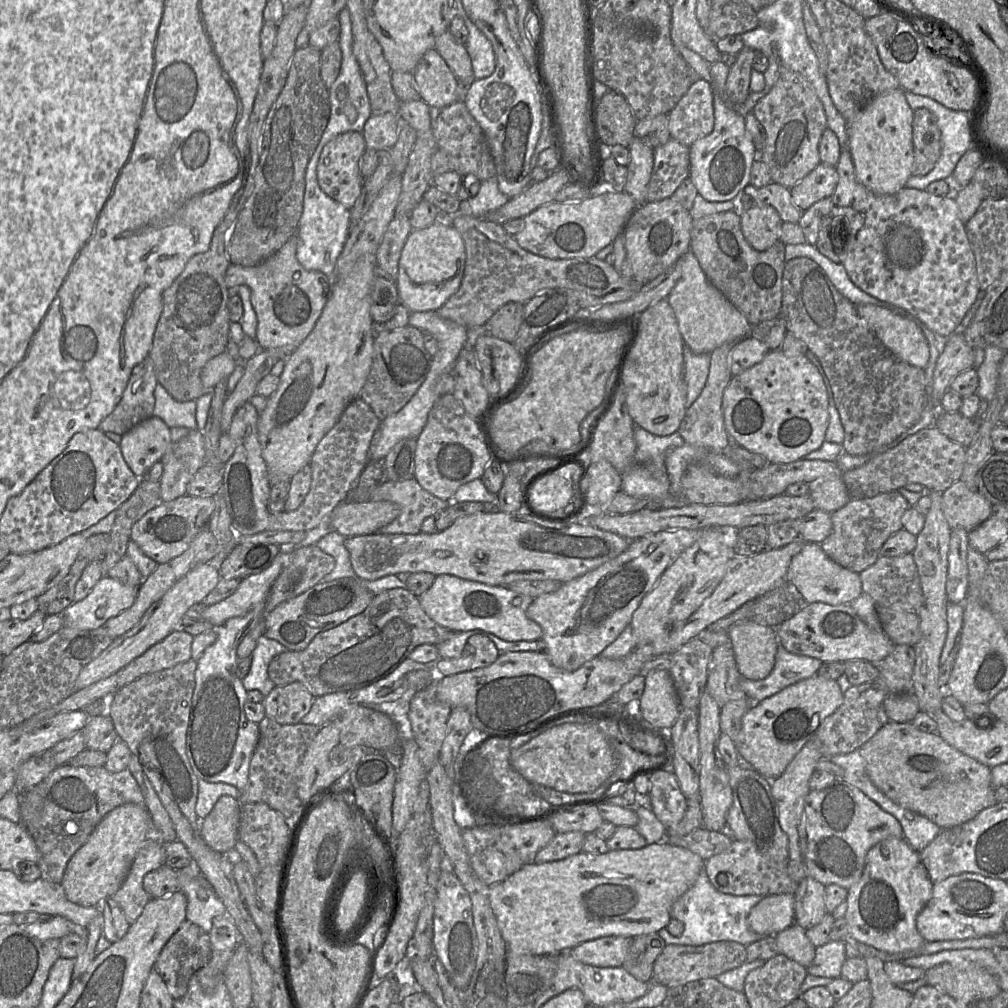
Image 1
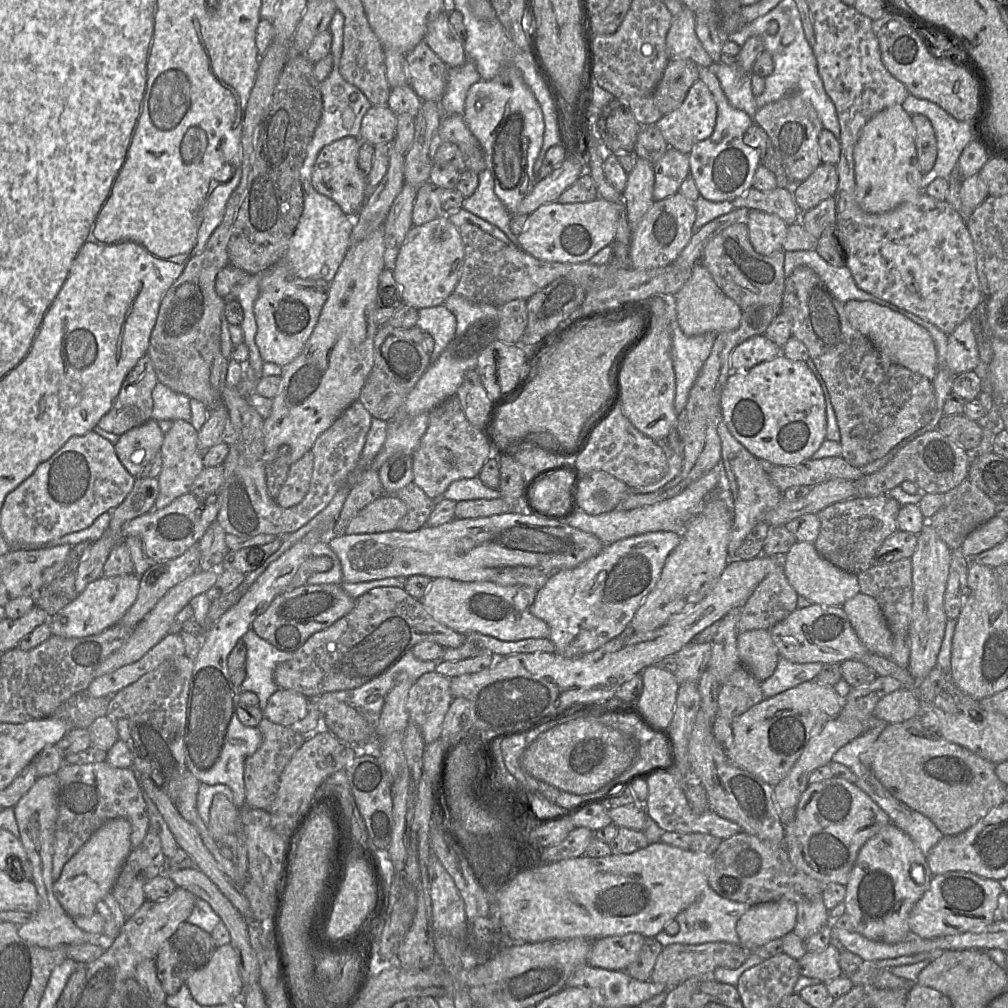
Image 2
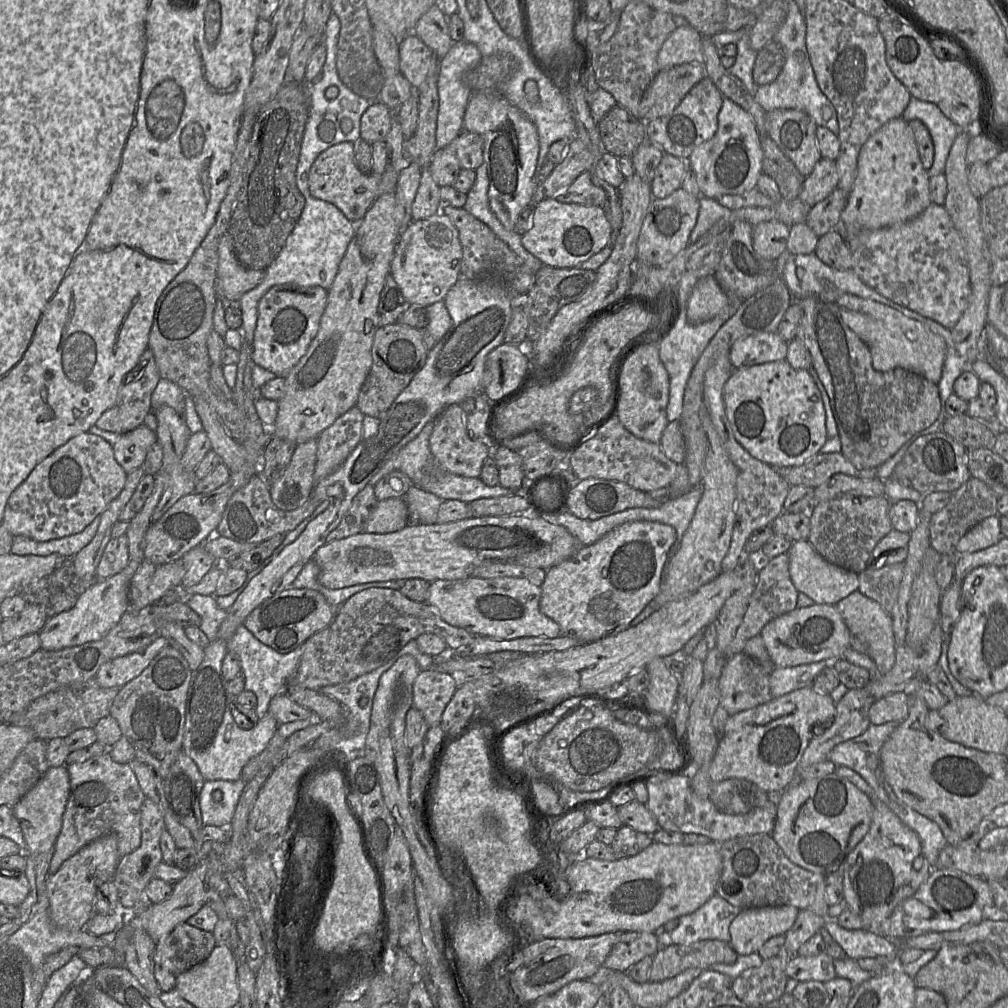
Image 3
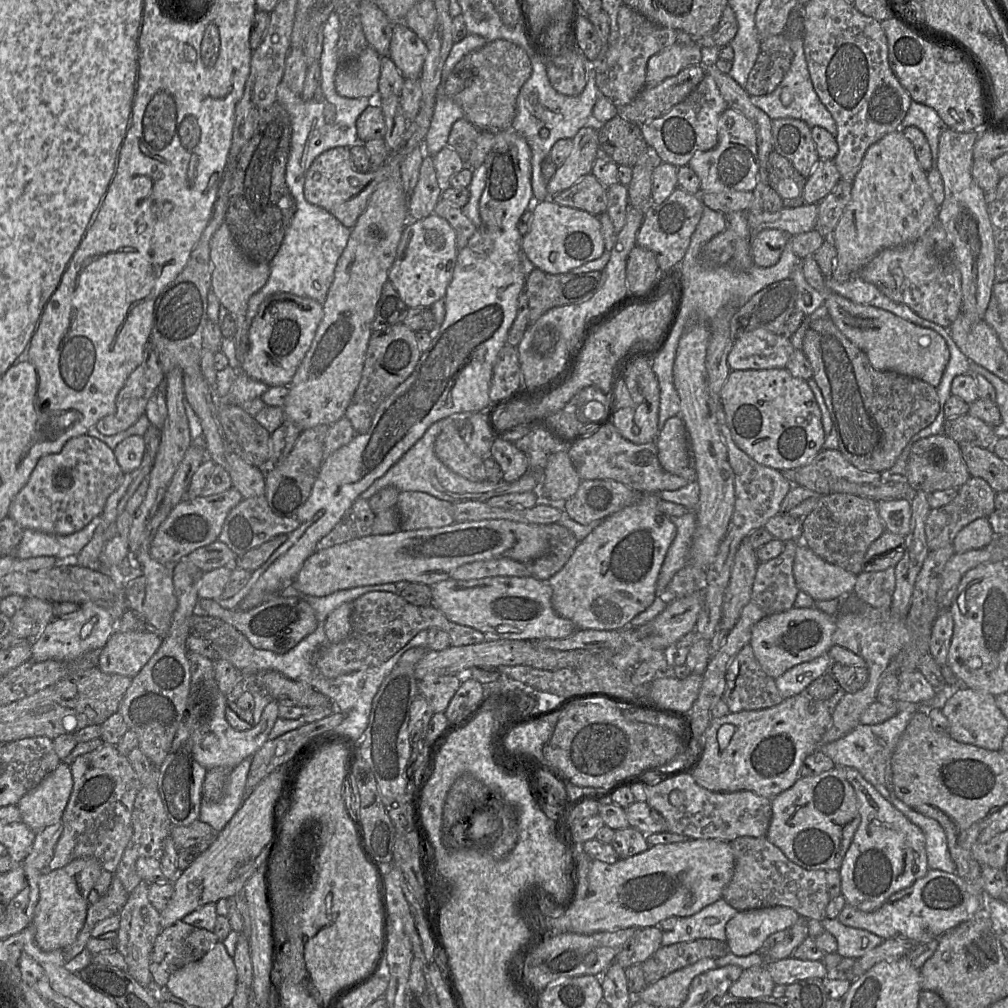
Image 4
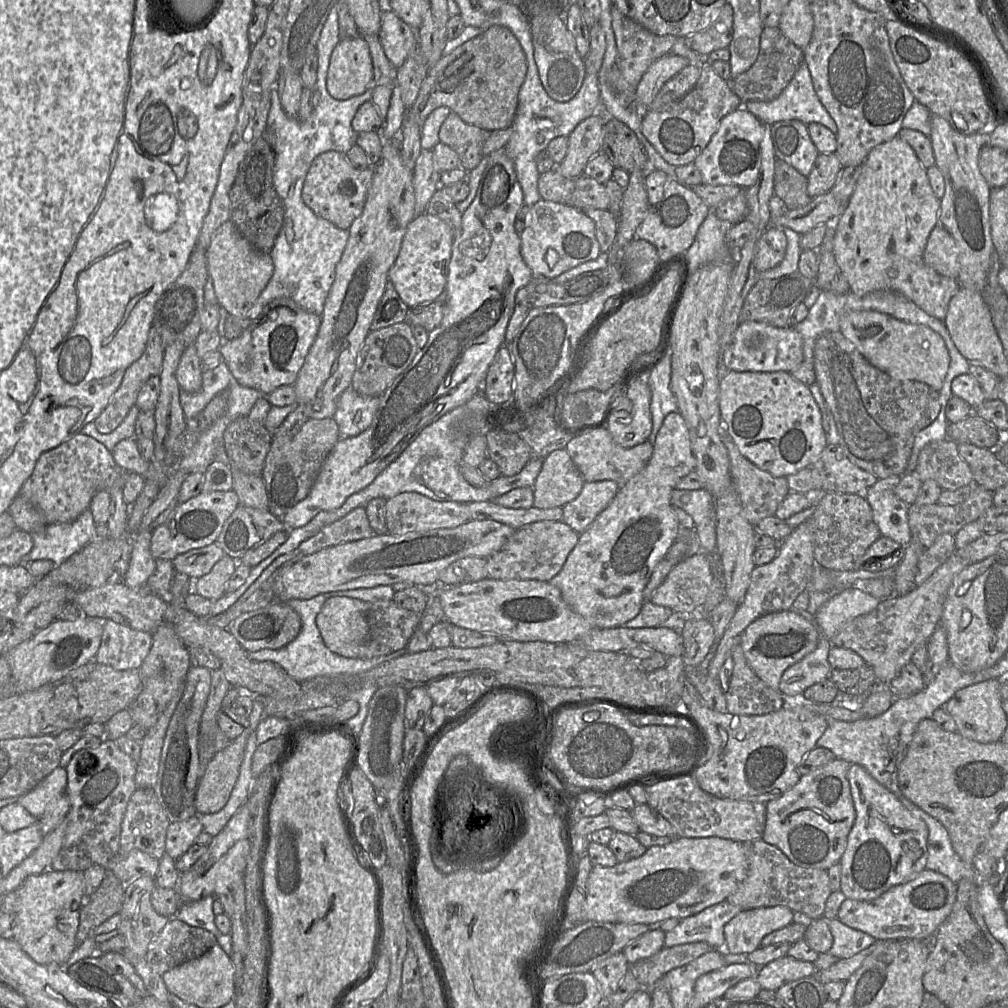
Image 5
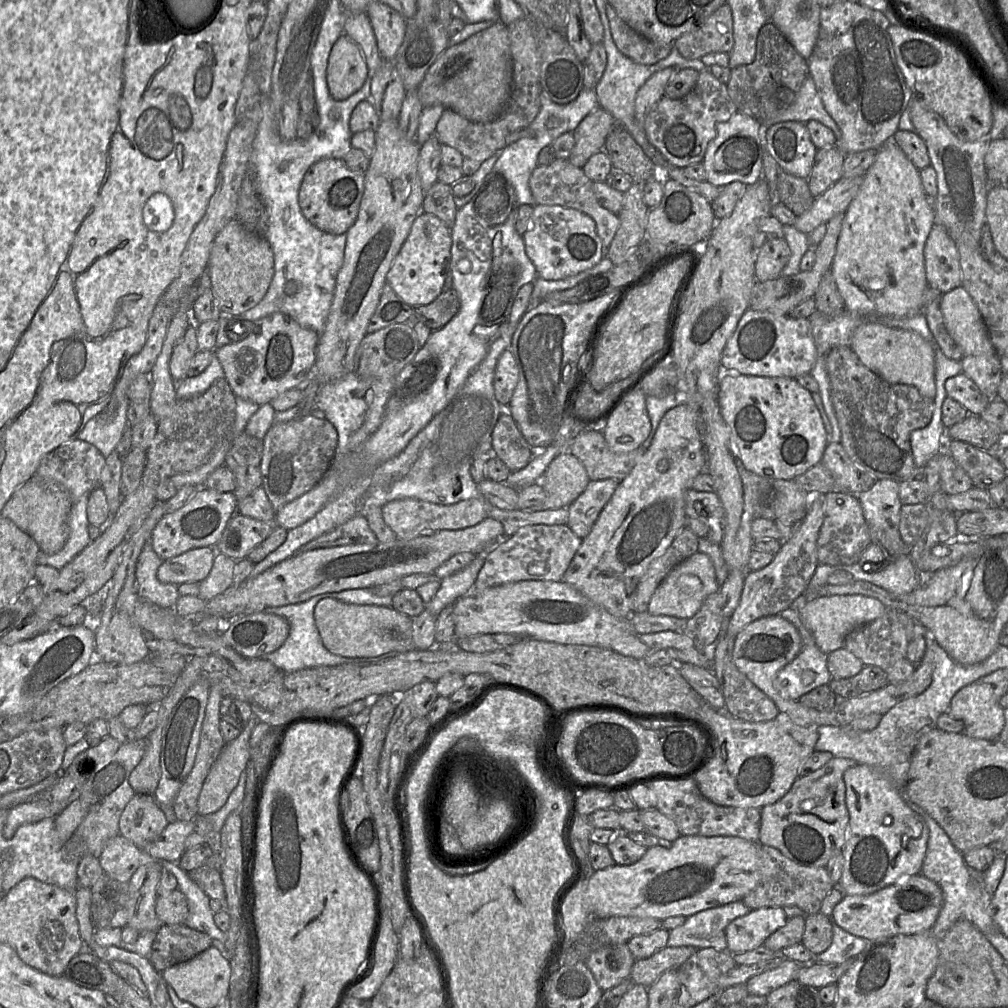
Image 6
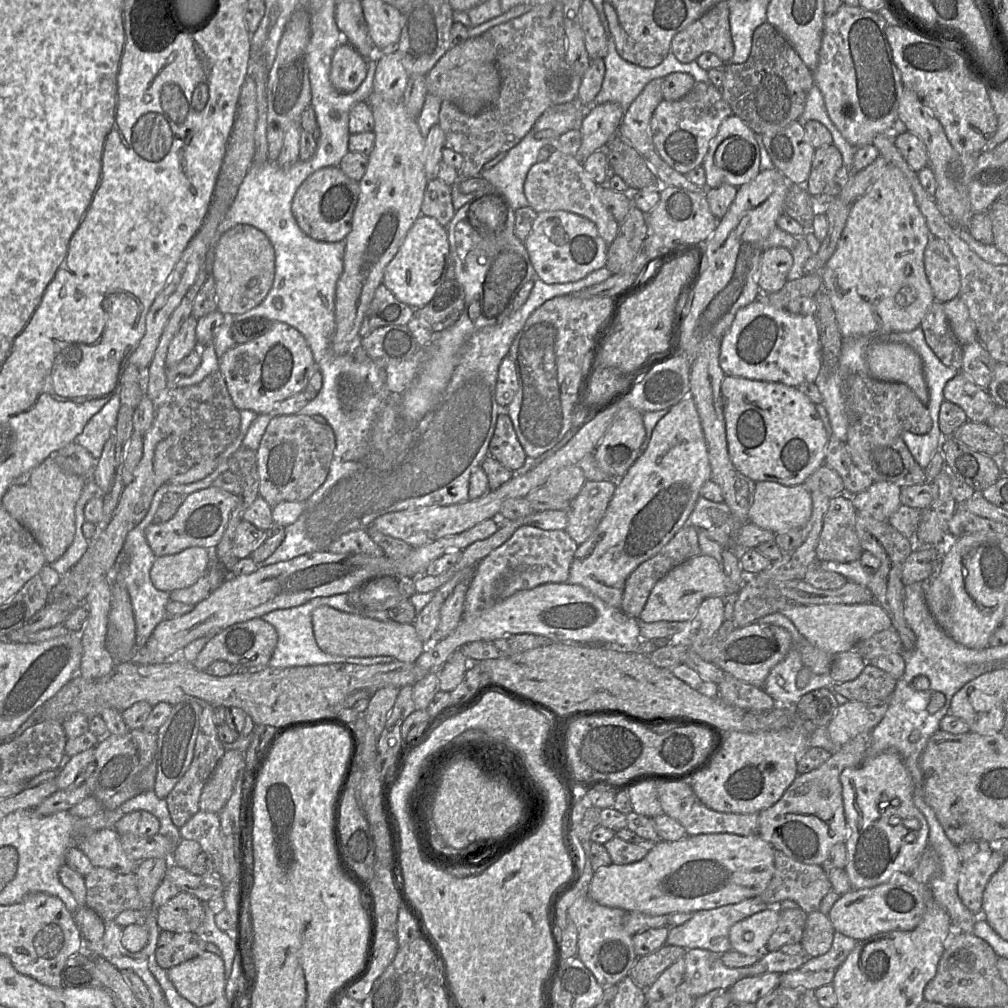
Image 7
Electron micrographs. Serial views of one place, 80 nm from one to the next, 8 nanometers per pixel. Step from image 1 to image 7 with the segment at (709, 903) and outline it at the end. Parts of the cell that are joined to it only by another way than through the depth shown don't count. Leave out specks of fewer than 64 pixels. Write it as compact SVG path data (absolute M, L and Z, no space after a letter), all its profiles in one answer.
M758 896L744 899L736 904L728 904L718 908L697 911L693 917L682 925L670 927L666 944L680 946L686 950L699 948L723 954L731 951L729 941L729 930L732 925L755 913L770 908L770 905L764 903Z

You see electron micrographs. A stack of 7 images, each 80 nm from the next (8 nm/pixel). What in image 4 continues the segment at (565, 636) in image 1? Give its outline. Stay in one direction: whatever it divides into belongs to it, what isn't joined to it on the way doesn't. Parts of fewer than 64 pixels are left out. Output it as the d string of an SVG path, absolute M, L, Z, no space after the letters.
M658 493L645 494L636 504L627 506L622 510L606 517L601 523L580 541L576 546L573 554L563 566L563 568L554 574L547 582L552 588L552 606L555 612L561 617L571 620L578 629L595 629L595 630L616 630L629 625L630 621L639 613L647 609L656 598L656 584L661 566L664 562L669 546L676 536L676 526L669 516L665 515L657 508L657 502L660 500Z

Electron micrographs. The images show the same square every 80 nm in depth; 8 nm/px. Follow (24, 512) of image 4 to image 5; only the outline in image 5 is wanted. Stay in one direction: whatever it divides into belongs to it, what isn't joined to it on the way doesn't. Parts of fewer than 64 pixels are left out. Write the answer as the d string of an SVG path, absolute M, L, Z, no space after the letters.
M76 434L56 448L44 452L18 492L43 515L47 524L68 523L89 509L93 496L111 488L123 471L112 452L93 437Z

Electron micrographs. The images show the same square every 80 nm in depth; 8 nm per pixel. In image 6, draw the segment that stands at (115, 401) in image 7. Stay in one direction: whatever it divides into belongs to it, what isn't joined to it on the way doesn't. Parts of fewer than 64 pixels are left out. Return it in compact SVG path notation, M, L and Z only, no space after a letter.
M127 398L118 404L114 414L108 414L106 410L100 412L86 423L77 439L94 445L105 458L108 457L113 451L116 451L116 447L128 427L127 410L130 402Z

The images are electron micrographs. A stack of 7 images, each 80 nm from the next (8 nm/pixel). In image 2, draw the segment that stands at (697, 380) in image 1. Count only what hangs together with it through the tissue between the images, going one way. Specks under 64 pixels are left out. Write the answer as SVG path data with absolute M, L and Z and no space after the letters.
M676 319L671 321L671 330L671 357L676 380L674 407L679 414L687 404L690 389L711 353L717 334L685 335Z

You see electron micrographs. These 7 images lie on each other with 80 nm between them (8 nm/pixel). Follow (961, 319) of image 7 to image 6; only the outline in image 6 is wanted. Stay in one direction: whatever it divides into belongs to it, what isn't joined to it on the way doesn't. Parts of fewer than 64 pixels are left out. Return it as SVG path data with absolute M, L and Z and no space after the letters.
M962 286L942 294L939 308L944 326L963 356L996 354L982 316Z

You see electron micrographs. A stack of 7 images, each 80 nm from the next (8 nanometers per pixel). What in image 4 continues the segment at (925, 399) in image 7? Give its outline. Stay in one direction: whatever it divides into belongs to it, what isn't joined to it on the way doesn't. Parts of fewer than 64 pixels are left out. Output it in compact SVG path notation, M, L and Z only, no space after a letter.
M827 286L822 295L829 317L867 355L874 369L915 377L937 388L950 357L942 336L932 329L918 326L888 311L856 304L831 291Z

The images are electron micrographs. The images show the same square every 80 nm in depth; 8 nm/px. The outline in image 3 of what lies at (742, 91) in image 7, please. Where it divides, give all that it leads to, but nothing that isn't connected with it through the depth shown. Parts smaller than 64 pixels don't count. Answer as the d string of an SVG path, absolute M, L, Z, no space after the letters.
M776 40L769 41L758 51L753 67L753 81L757 86L773 82L786 61L783 46Z

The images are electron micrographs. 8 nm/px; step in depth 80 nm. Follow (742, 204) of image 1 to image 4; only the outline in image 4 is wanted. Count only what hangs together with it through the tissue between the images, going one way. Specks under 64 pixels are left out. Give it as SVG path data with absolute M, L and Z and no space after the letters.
M763 229L751 241L751 256L754 265L758 267L771 267L775 265L788 241L785 231L778 229Z

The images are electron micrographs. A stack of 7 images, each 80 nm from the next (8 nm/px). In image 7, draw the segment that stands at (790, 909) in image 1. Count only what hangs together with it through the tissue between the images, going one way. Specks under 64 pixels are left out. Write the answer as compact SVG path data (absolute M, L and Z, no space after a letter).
M768 908L736 922L729 930L732 951L748 956L767 951L766 944L777 927L778 919L777 908Z

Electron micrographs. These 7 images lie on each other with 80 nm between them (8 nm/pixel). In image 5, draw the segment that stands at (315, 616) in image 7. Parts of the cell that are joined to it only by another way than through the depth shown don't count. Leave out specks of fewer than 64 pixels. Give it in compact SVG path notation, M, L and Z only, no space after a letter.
M331 597L316 616L316 624L325 645L334 653L349 658L366 658L371 602L351 597Z

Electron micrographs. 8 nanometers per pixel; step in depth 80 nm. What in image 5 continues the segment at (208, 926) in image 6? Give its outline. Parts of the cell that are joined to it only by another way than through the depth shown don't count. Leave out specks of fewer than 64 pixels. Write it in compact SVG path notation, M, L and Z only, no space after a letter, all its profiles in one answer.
M209 895L197 901L185 901L182 903L175 917L190 926L204 928L216 937L221 933L215 924L213 902L216 896Z

